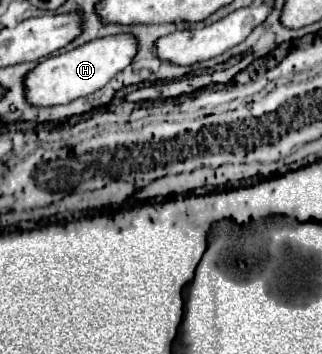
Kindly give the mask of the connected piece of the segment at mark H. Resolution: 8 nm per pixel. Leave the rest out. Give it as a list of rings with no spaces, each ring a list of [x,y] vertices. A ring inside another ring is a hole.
[[[114,34],[106,38],[96,38],[80,48],[52,56],[40,62],[26,76],[28,102],[34,106],[56,106],[88,96],[106,86],[118,72],[122,72],[134,60],[136,54],[138,54],[138,40],[134,34]]]

